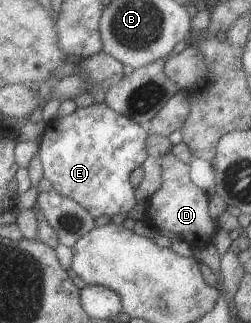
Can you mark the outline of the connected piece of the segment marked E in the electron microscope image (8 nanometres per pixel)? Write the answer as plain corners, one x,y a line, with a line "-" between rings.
94,102
86,108
76,108
72,114
51,119
43,128
41,143
36,152
41,162
42,176
51,183
57,194
79,204
93,219
103,214
109,217
118,214
127,216
136,204
133,196
136,189
129,182
129,176
148,156
145,129
146,127
133,122
131,118
111,110
104,102

